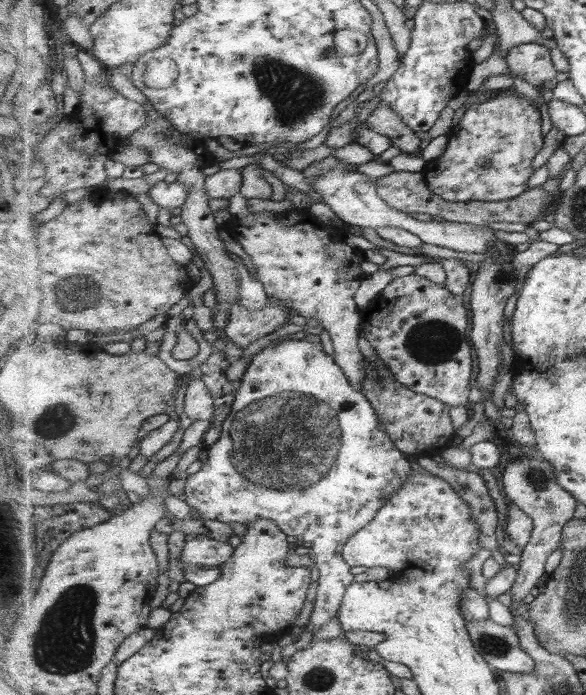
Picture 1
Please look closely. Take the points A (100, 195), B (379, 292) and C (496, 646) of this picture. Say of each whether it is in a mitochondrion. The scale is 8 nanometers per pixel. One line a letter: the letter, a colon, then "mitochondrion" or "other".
A: other
B: other
C: mitochondrion

